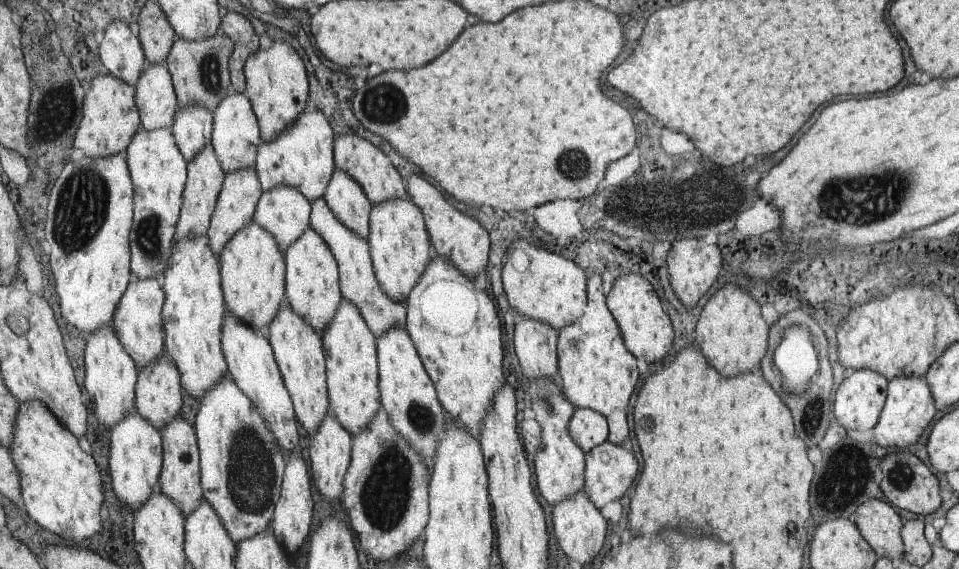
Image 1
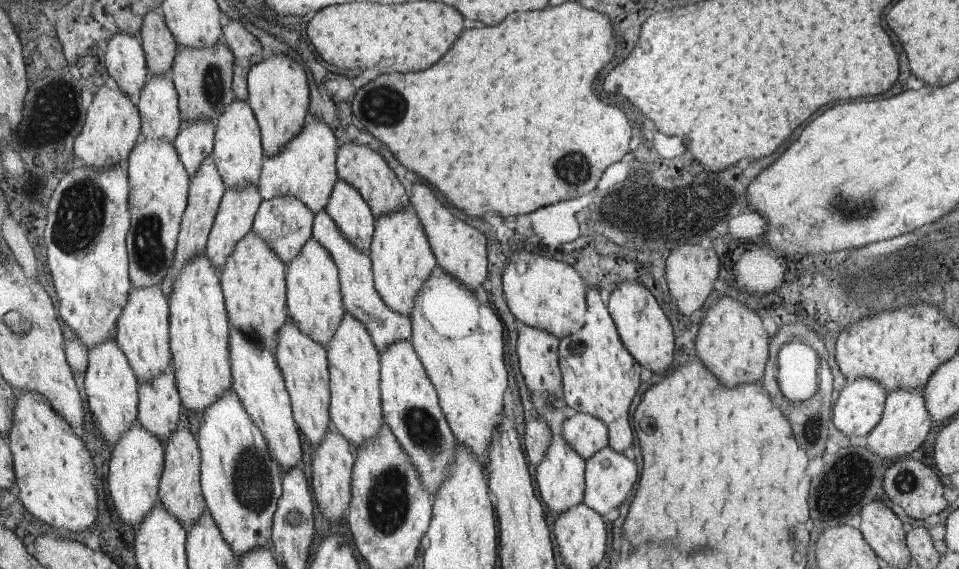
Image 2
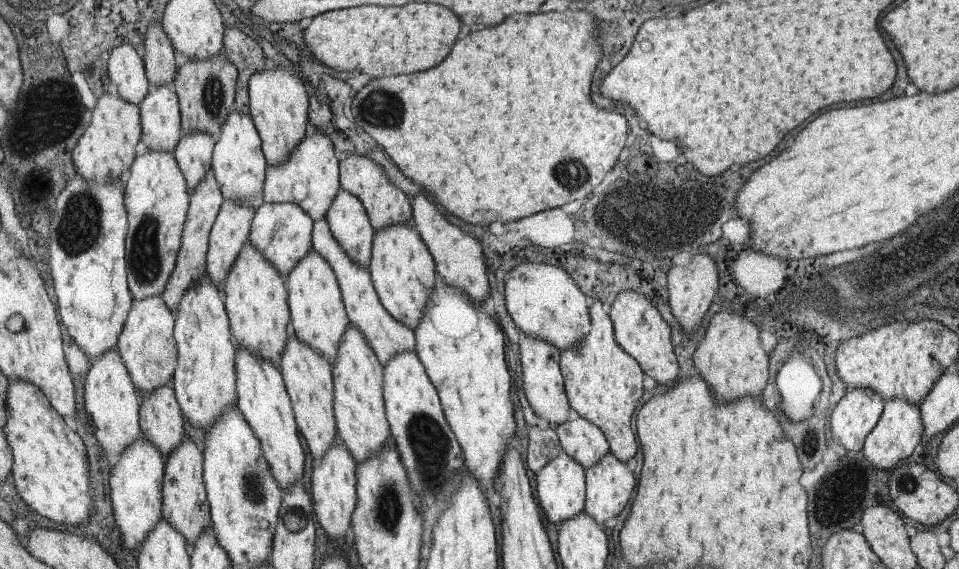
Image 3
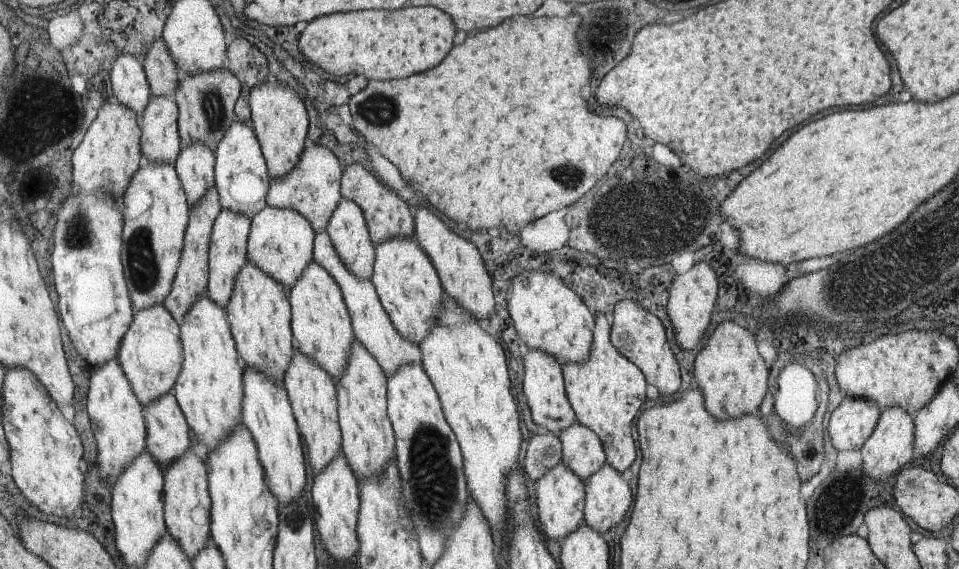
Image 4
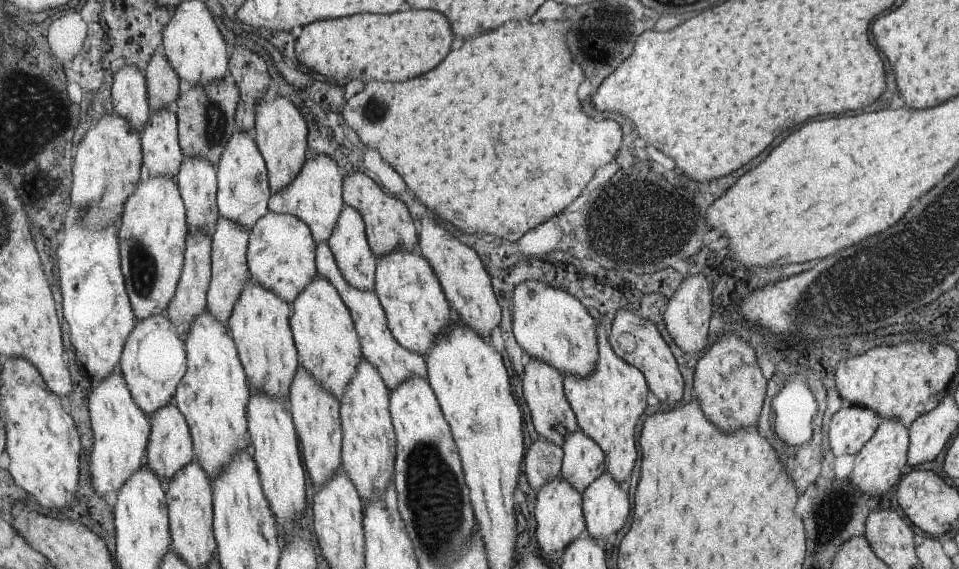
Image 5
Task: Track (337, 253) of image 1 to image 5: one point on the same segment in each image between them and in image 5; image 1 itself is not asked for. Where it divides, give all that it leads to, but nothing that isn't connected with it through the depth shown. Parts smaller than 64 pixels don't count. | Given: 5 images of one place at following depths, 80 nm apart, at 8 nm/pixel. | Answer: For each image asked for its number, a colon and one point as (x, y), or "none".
2: (358, 293)
3: (387, 337)
4: (370, 323)
5: (378, 347)

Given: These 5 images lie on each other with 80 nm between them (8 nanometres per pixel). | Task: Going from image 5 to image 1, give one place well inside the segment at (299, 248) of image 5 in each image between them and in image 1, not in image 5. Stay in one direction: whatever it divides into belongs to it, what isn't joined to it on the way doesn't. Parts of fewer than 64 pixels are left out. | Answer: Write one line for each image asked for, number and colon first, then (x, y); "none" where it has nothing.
1: (282, 211)
2: (284, 222)
3: (281, 232)
4: (280, 240)

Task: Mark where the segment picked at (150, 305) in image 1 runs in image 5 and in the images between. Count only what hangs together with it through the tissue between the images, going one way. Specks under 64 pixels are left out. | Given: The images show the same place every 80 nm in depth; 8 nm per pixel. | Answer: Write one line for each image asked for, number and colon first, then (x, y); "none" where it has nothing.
2: (141, 332)
3: (146, 346)
4: (151, 356)
5: (154, 360)

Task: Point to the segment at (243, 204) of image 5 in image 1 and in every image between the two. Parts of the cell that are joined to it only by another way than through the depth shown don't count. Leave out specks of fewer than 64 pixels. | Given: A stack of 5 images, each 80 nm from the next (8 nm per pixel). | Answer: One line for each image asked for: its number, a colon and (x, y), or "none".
1: (235, 138)
2: (236, 149)
3: (238, 163)
4: (241, 178)

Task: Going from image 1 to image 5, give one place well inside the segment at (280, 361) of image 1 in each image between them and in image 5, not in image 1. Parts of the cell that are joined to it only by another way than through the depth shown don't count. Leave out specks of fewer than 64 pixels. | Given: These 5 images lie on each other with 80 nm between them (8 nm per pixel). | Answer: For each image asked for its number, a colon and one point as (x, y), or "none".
2: (302, 361)
3: (306, 373)
4: (312, 395)
5: (314, 411)

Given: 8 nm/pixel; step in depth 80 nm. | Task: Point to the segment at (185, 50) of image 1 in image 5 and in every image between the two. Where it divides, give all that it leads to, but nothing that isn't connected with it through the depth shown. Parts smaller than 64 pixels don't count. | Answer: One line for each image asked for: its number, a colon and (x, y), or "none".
2: (203, 76)
3: (205, 88)
4: (205, 101)
5: (205, 121)

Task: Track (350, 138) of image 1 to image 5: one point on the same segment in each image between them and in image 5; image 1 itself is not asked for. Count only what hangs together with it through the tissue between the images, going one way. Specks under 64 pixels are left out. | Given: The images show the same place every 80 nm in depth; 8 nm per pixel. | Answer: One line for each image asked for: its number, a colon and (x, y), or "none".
2: (366, 170)
3: (385, 205)
4: (387, 217)
5: (388, 227)

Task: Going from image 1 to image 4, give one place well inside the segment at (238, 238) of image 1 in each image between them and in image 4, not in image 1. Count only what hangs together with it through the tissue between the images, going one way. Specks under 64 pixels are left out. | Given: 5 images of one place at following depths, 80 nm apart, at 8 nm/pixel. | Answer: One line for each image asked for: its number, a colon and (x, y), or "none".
2: (252, 280)
3: (255, 298)
4: (258, 314)

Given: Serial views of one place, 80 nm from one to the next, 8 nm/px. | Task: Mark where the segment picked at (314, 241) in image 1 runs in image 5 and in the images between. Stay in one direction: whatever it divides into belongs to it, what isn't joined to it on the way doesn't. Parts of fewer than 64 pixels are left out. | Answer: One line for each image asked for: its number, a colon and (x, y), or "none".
2: (314, 301)
3: (319, 319)
4: (321, 326)
5: (327, 345)

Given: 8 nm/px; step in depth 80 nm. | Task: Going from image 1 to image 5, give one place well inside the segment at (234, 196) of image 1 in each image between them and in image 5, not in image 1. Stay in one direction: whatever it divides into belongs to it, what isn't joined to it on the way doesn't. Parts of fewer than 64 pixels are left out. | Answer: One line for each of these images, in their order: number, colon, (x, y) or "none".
2: (233, 221)
3: (229, 232)
4: (227, 251)
5: (229, 271)

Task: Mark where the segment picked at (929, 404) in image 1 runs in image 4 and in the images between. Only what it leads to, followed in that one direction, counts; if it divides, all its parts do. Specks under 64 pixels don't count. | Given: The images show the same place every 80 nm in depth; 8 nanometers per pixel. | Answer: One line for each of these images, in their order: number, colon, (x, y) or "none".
2: (904, 423)
3: (898, 431)
4: (889, 447)

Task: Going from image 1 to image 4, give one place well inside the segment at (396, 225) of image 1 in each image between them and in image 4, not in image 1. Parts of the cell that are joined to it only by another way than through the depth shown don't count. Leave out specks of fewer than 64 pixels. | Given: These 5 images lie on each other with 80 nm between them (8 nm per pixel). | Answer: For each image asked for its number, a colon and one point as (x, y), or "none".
2: (400, 258)
3: (401, 268)
4: (409, 290)

